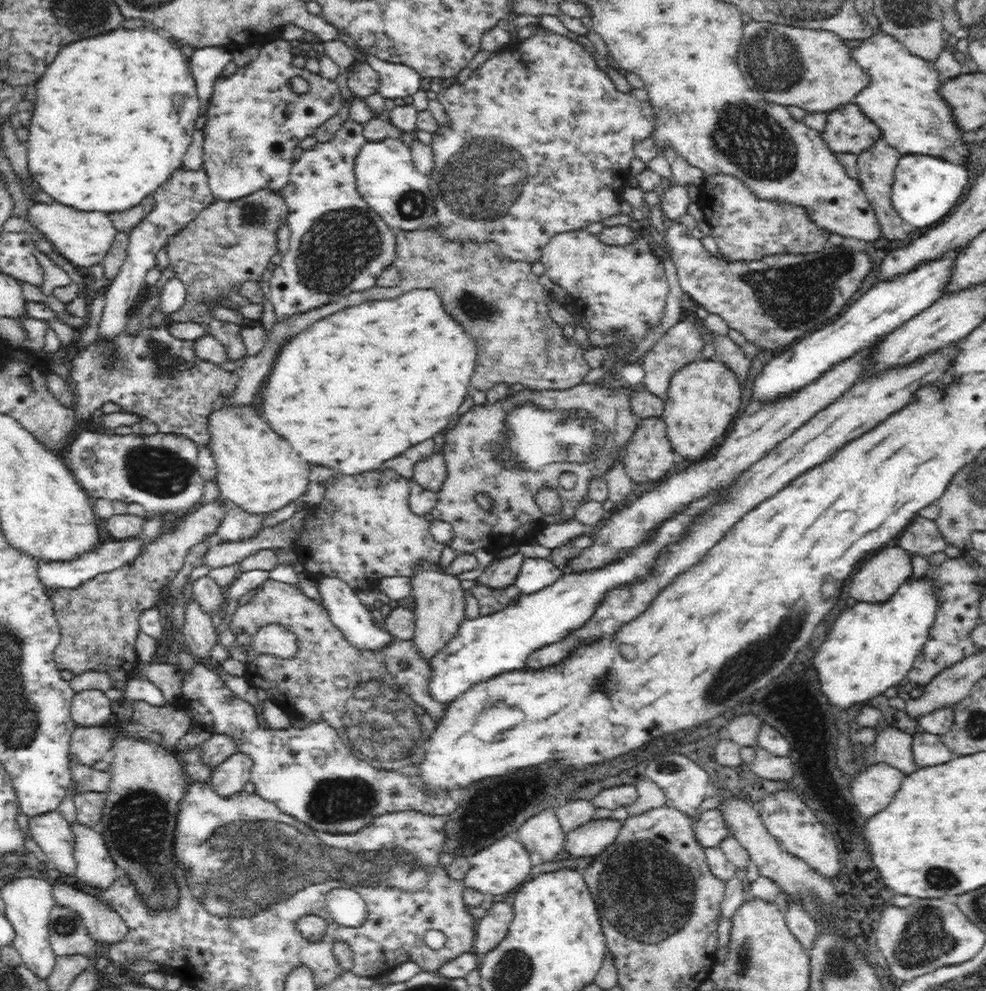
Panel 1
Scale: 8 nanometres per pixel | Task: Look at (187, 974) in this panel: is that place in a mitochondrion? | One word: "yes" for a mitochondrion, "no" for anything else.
no

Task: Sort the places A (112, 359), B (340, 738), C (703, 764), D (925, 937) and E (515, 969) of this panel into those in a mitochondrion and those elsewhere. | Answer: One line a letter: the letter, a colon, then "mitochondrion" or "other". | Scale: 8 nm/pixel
A: mitochondrion
B: mitochondrion
C: other
D: mitochondrion
E: mitochondrion

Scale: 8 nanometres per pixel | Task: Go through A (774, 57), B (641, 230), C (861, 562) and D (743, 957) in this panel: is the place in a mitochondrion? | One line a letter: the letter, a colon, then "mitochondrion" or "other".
A: mitochondrion
B: other
C: other
D: mitochondrion

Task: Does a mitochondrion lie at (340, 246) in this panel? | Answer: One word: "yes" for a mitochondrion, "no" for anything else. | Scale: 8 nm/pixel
yes

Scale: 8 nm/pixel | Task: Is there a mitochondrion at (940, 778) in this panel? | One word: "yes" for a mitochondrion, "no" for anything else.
no

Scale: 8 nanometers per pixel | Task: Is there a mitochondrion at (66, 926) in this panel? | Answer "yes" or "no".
yes

